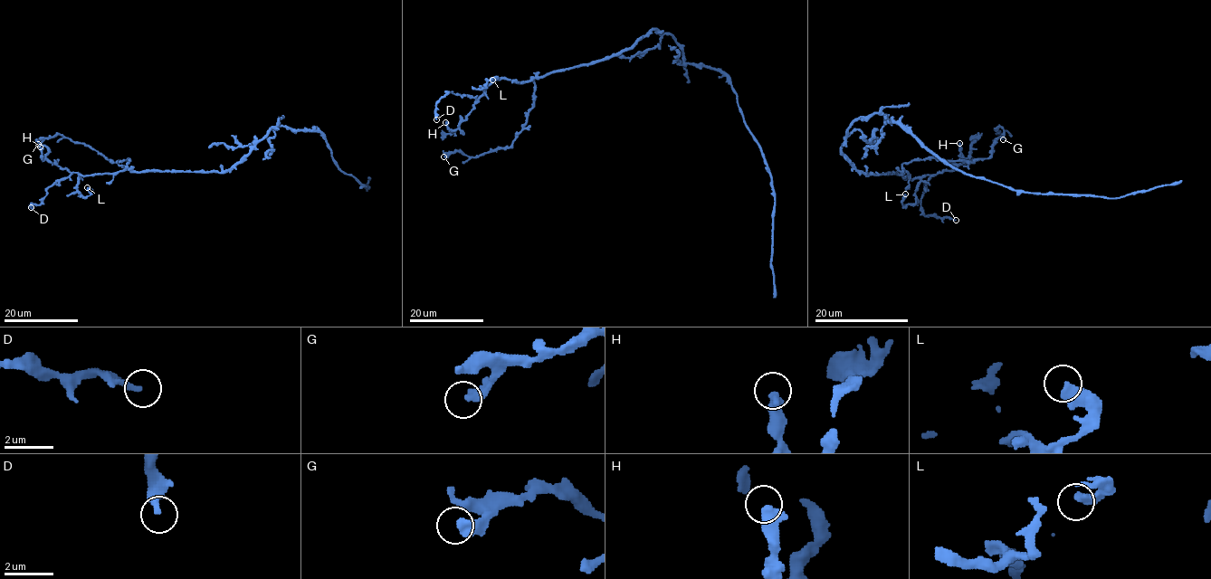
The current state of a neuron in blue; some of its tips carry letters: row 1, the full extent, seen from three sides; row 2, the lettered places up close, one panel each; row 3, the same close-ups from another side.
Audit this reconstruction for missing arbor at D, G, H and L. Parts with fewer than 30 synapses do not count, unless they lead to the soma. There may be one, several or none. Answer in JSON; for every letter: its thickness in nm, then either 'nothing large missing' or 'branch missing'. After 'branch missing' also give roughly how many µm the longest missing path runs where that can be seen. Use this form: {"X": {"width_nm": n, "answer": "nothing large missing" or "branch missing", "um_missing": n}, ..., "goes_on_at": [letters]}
{"D": {"width_nm": 260, "answer": "nothing large missing"}, "G": {"width_nm": 400, "answer": "nothing large missing"}, "H": {"width_nm": 500, "answer": "nothing large missing"}, "L": {"width_nm": 460, "answer": "nothing large missing"}, "goes_on_at": []}

